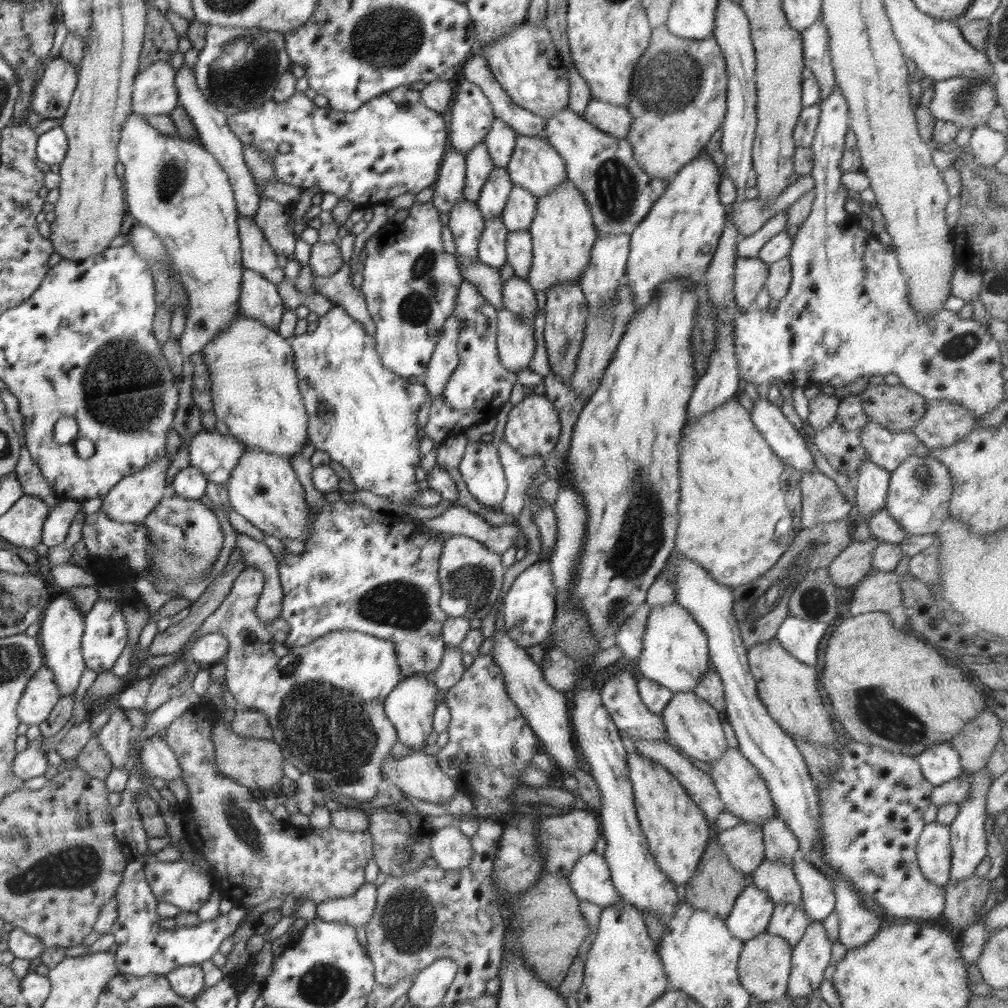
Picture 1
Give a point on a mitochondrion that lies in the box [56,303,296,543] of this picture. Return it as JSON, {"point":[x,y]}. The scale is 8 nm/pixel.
{"point":[123,385]}

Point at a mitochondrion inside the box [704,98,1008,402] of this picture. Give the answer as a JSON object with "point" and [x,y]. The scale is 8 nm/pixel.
{"point":[958,348]}

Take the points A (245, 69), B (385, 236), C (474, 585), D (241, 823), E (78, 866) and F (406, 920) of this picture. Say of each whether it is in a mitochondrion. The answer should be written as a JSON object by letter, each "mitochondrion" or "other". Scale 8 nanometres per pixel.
{"A":"mitochondrion","B":"other","C":"mitochondrion","D":"mitochondrion","E":"mitochondrion","F":"mitochondrion"}

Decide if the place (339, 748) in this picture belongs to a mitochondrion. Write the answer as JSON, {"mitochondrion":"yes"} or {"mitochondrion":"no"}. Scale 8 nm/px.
{"mitochondrion":"yes"}

